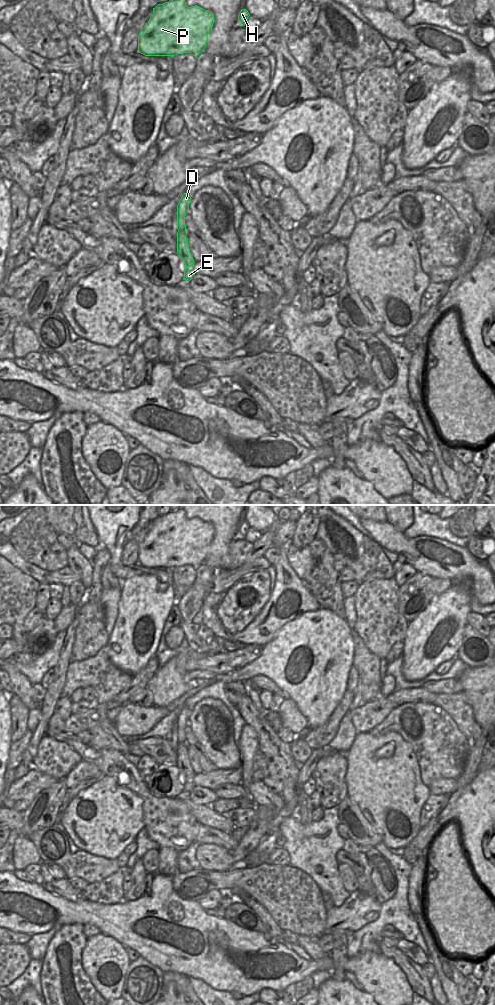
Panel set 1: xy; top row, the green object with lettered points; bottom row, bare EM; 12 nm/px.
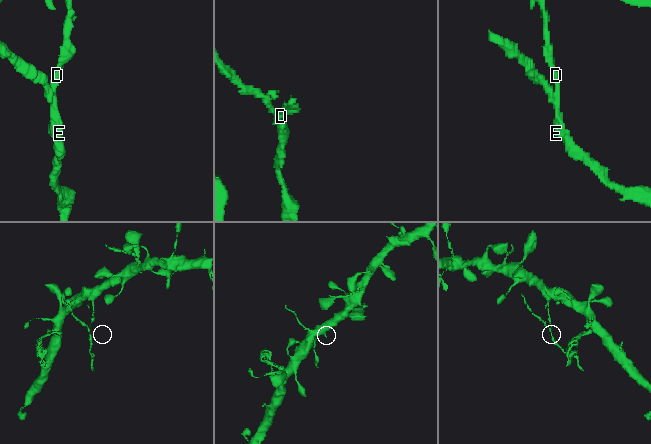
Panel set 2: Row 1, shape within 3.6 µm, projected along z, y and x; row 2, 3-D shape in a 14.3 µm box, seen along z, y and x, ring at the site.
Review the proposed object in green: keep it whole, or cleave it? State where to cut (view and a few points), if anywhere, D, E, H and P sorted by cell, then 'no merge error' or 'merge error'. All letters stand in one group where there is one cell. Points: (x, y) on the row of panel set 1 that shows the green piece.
cut in xy along (185, 229), (181, 229), (177, 234); D H P / E; merge error

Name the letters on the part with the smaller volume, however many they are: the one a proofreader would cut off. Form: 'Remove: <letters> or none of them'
Remove: E.

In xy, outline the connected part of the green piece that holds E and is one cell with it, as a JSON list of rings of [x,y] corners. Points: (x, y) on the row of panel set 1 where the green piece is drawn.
[[[181,230],[177,234],[177,255],[185,263],[183,280],[191,280],[194,274],[194,259],[189,249],[187,231]]]

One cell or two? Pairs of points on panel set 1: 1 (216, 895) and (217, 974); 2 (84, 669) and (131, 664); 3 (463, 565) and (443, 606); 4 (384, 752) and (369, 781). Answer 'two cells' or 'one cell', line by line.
1: two cells
2: two cells
3: two cells
4: two cells

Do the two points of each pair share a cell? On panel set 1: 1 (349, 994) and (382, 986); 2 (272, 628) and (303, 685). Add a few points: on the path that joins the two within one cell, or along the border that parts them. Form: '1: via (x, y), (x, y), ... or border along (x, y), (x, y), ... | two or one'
1: border along (363, 991), (371, 994) | two
2: border along (294, 620), (289, 620), (264, 646) | two

